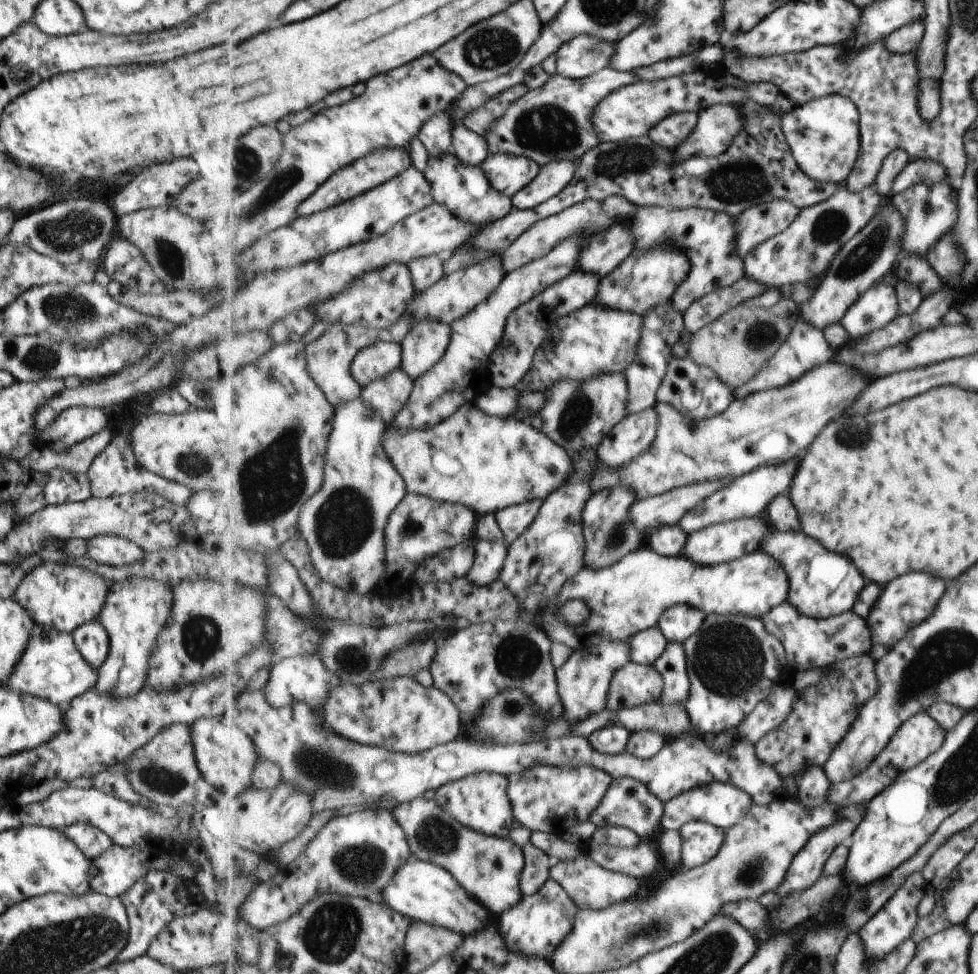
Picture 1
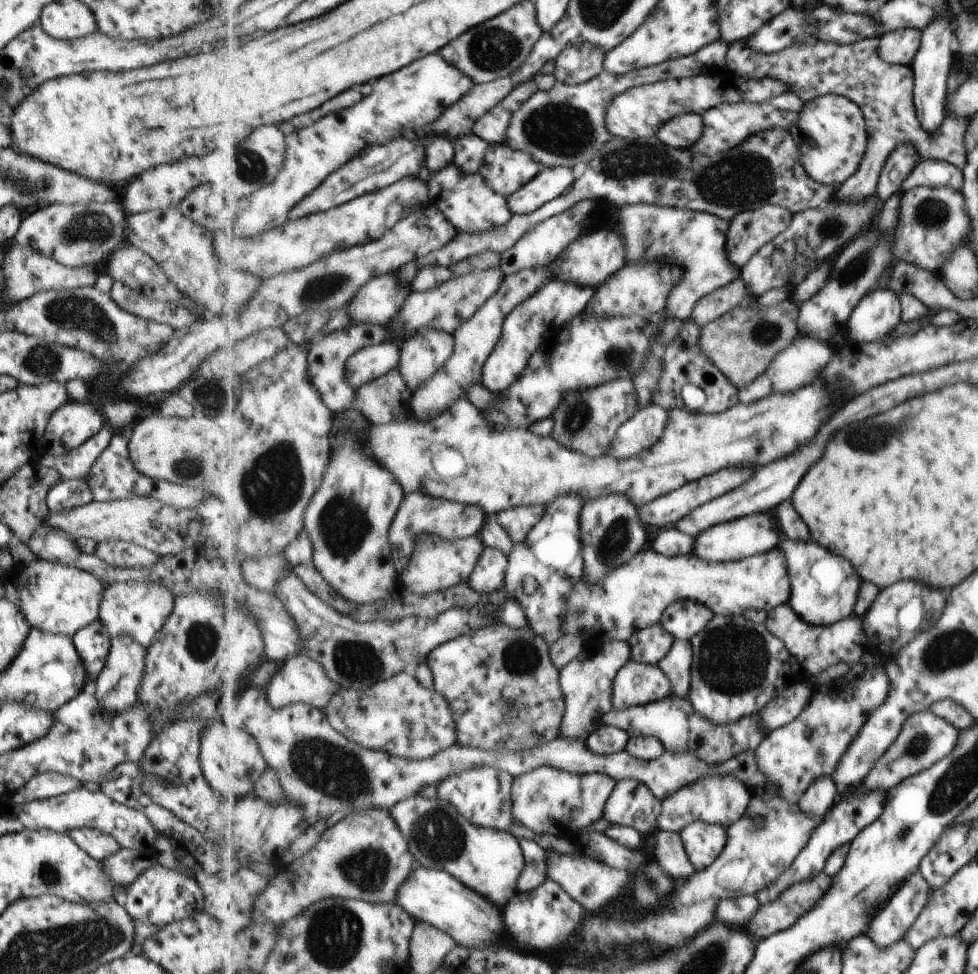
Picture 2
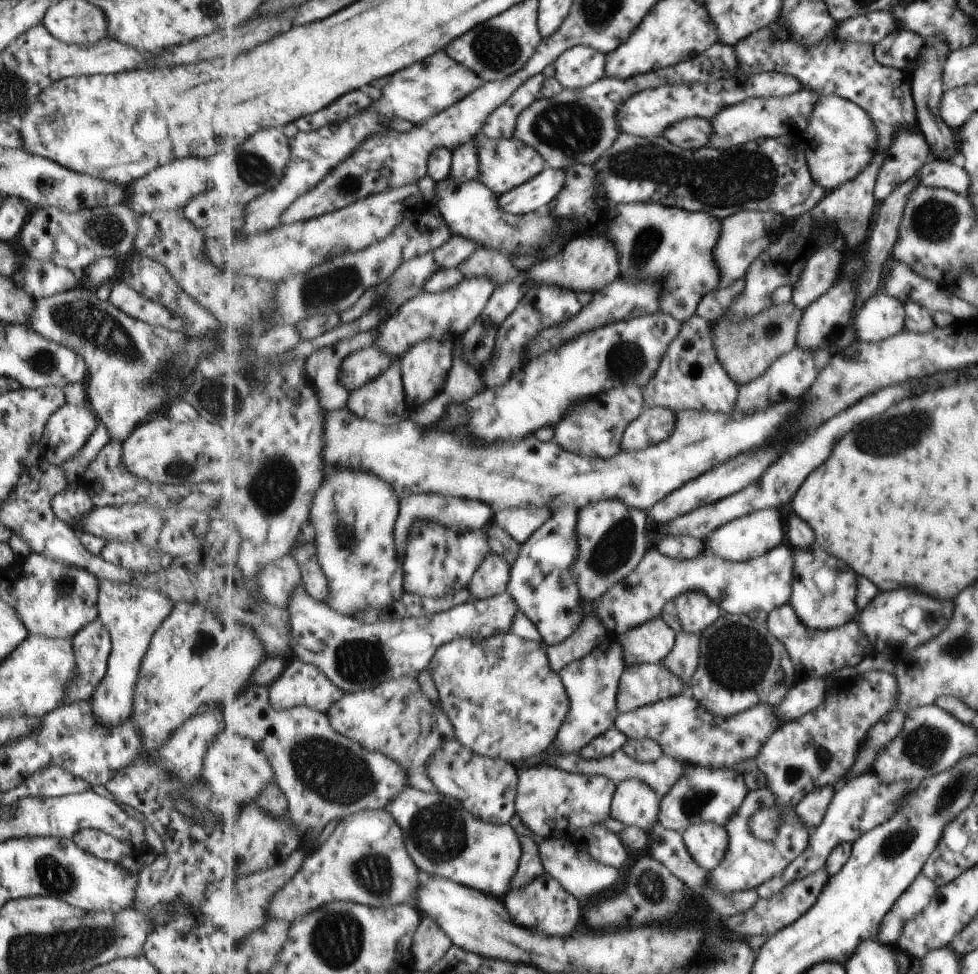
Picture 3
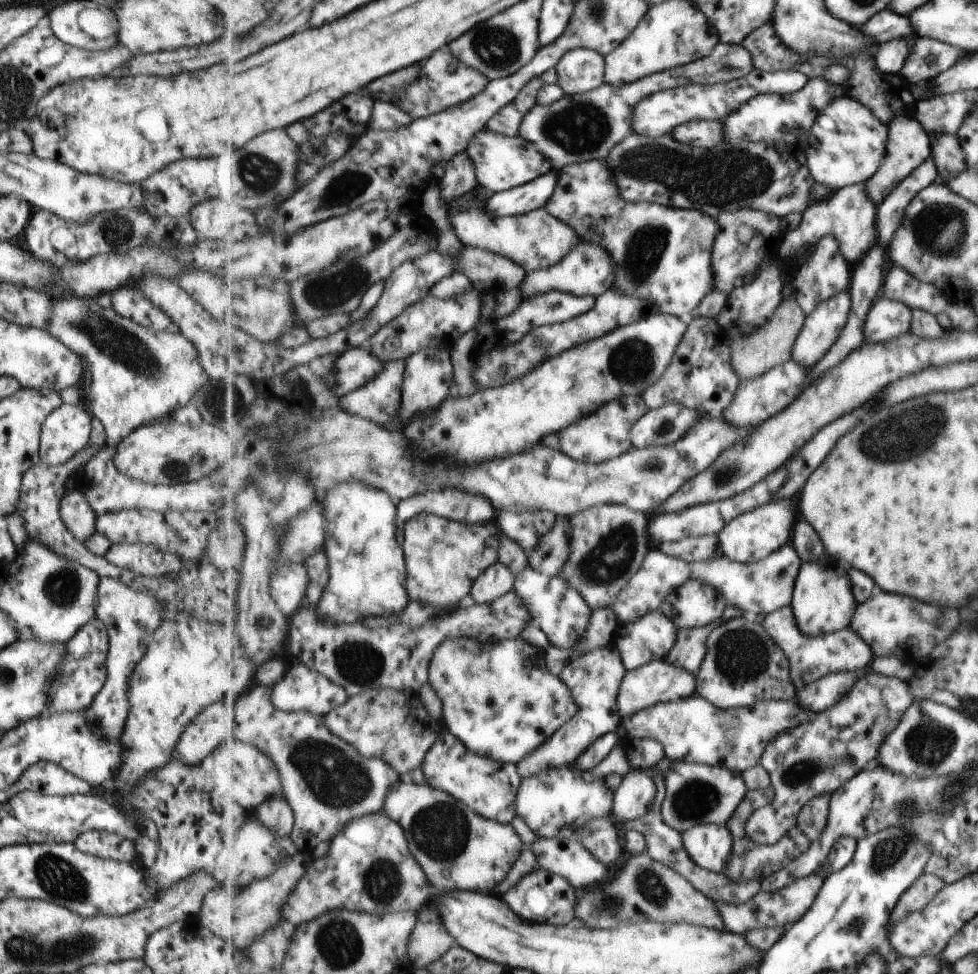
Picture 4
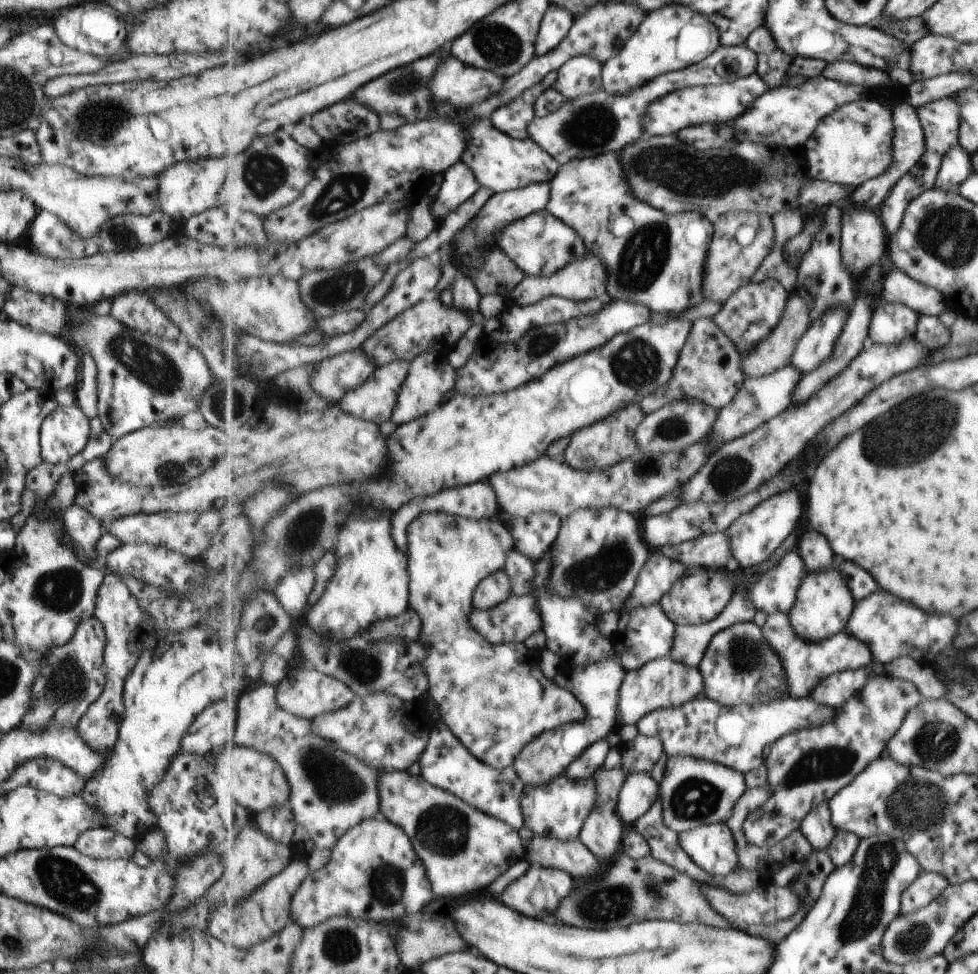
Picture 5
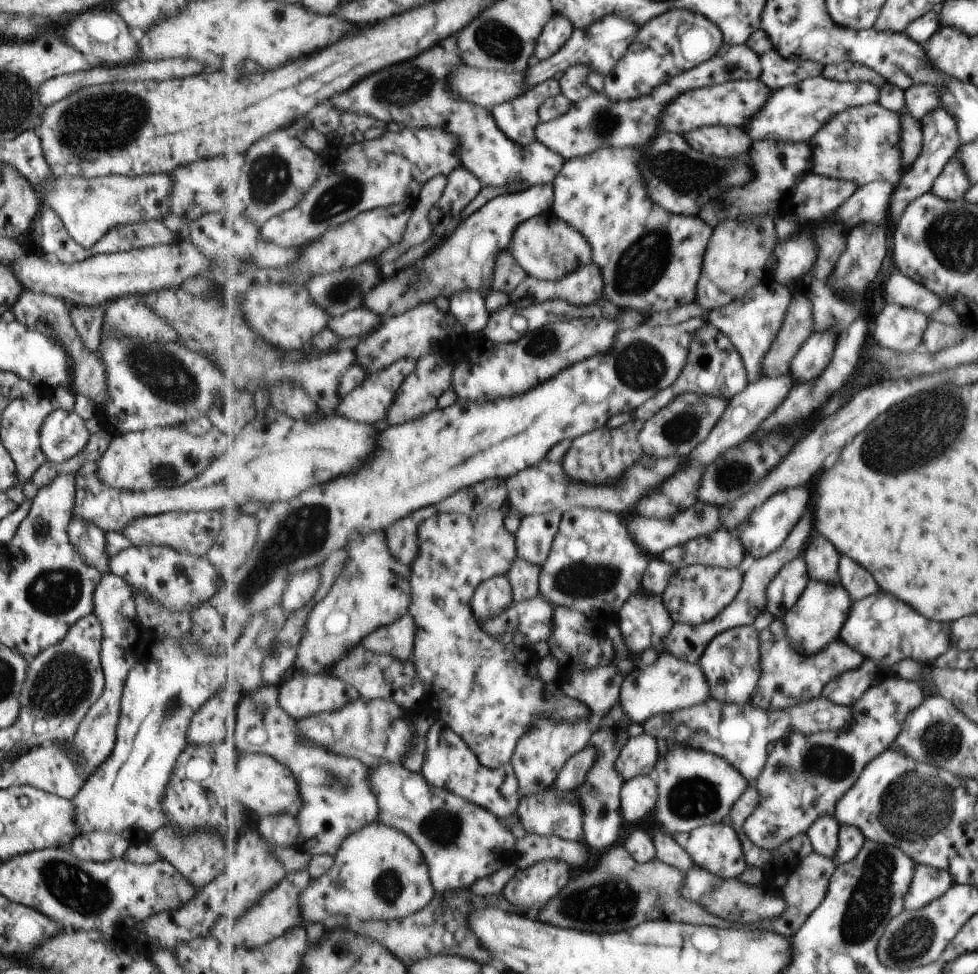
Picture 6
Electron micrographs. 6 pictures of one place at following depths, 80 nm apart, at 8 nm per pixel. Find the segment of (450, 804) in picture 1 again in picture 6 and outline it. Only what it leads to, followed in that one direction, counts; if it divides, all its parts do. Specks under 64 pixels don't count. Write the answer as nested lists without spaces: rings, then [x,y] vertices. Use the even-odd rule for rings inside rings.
[[[437,715],[428,736],[428,749],[425,753],[422,773],[429,784],[437,788],[449,789],[477,806],[490,810],[499,819],[505,818],[507,822],[519,819],[518,814],[513,812],[519,811],[523,796],[520,794],[520,782],[512,763],[509,762],[504,767],[496,769],[487,768],[481,764],[477,753],[473,752],[465,739]]]

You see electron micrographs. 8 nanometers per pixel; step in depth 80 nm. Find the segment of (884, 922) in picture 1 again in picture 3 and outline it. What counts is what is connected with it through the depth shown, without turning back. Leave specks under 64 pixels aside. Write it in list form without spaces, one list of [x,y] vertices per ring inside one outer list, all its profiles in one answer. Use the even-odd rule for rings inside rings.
[[[918,874],[915,880],[900,894],[881,923],[880,940],[893,946],[903,930],[905,922],[919,915],[928,906],[929,894],[935,894],[935,884],[929,877]]]

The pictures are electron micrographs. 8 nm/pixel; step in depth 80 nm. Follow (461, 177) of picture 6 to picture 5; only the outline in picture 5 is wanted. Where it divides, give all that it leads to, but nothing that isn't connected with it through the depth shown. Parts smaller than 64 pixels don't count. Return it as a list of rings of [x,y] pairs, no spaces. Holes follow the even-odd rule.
[[[462,160],[454,164],[444,174],[442,187],[432,206],[432,215],[438,224],[455,212],[463,203],[467,203],[482,184],[477,180],[476,173]]]

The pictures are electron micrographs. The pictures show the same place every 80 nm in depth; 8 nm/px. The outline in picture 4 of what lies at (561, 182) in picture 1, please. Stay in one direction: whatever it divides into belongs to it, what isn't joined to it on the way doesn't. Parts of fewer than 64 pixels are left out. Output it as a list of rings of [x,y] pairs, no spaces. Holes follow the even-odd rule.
[[[555,170],[523,186],[490,194],[486,202],[488,212],[495,217],[510,217],[524,215],[545,207],[555,194],[559,180],[559,171]]]

